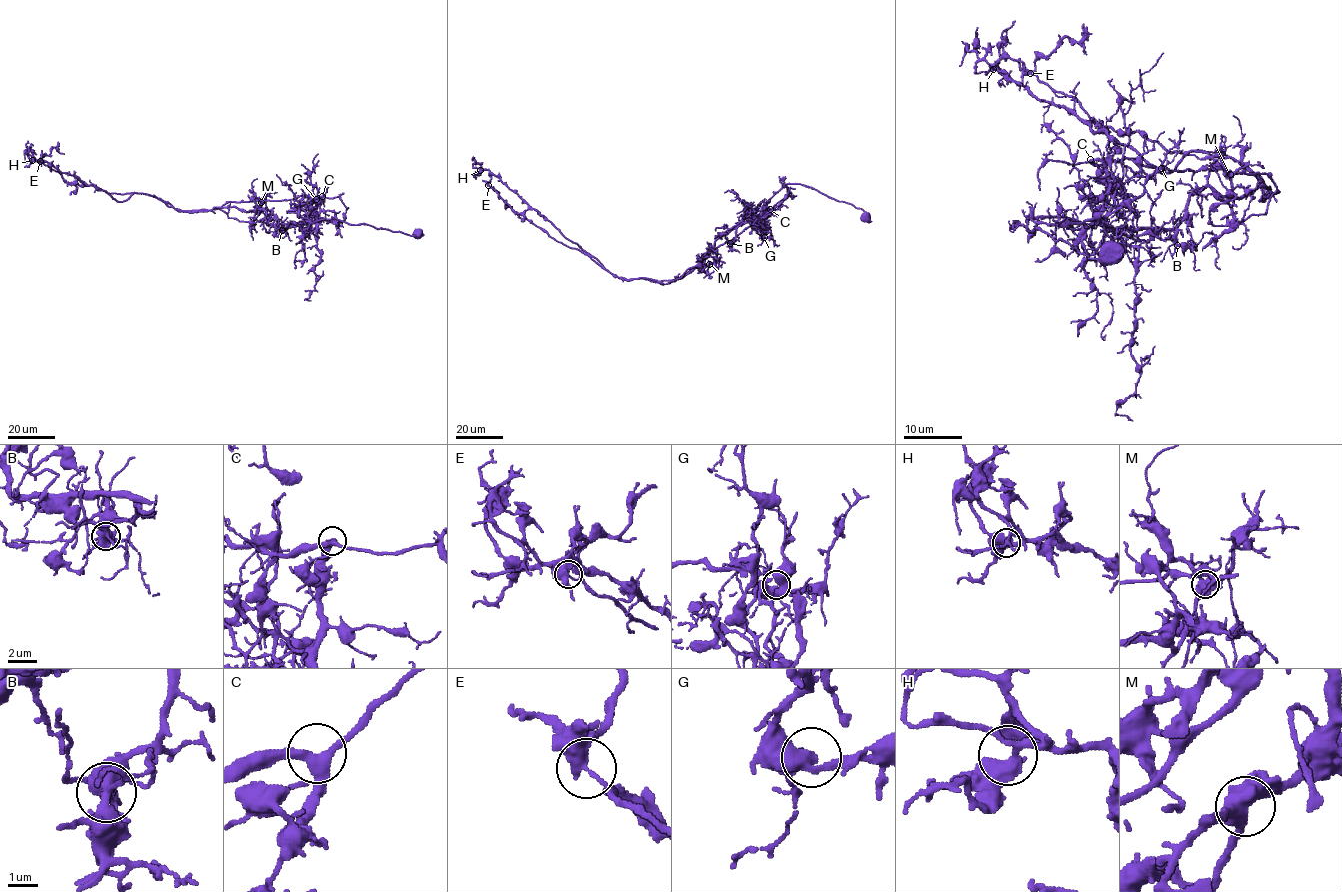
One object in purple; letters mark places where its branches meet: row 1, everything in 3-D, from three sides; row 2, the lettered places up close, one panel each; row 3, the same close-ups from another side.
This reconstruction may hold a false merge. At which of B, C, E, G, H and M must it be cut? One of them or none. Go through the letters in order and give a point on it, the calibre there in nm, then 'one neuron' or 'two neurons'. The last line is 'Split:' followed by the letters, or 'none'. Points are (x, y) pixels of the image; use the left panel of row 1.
B: at (282, 230); 320 nm thick; one neuron
C: at (322, 196); 320 nm thick; one neuron
E: at (40, 161); 380 nm thick; two neurons
G: at (316, 199); 440 nm thick; one neuron
H: at (32, 160); 380 nm thick; one neuron
M: at (261, 202); 500 nm thick; one neuron
Split: E

